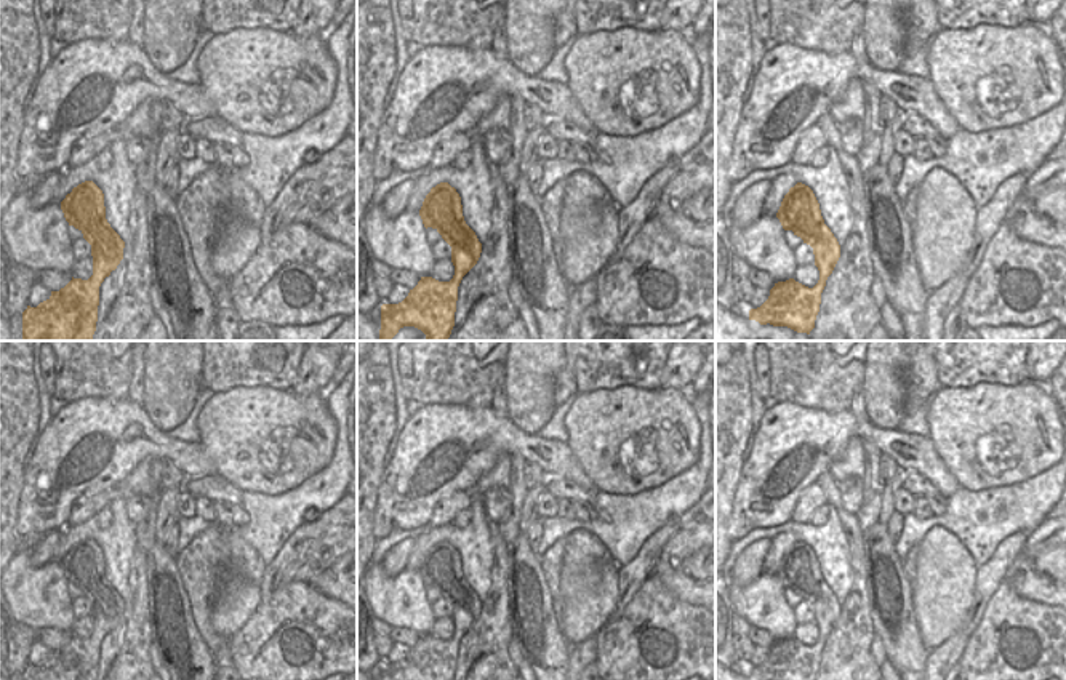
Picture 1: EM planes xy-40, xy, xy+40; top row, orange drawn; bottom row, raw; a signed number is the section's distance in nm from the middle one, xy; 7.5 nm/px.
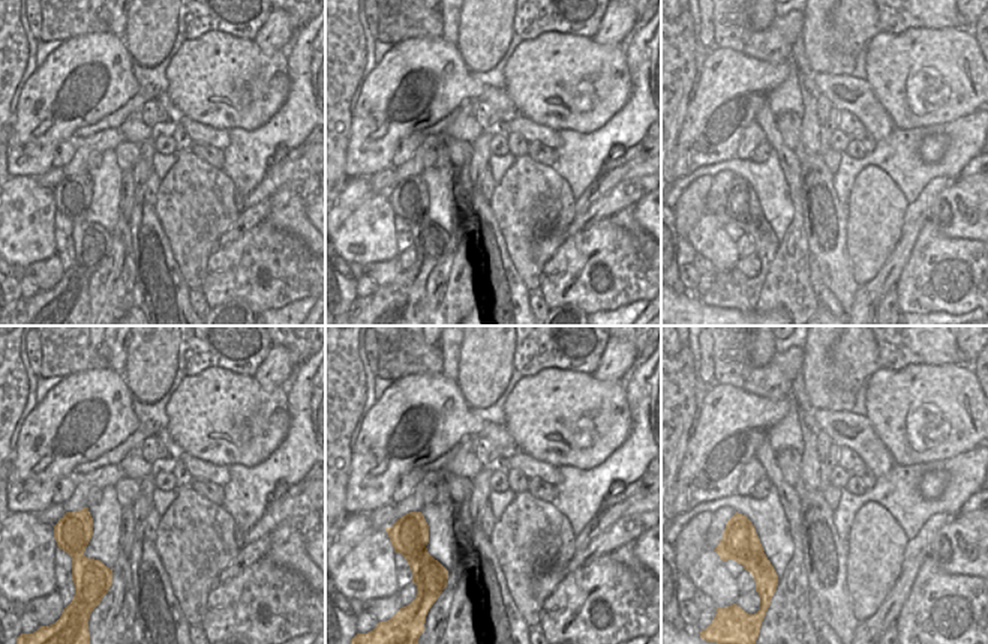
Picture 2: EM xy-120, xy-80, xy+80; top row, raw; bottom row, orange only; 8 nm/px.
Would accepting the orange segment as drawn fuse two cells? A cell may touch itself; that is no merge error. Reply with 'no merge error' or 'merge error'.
merge error

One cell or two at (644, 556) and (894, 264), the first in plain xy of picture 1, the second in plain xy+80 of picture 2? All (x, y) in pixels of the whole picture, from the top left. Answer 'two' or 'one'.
one

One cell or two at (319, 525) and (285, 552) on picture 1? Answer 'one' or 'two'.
one

